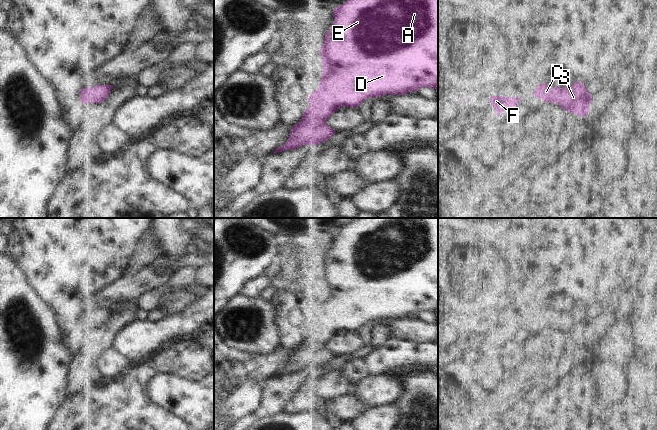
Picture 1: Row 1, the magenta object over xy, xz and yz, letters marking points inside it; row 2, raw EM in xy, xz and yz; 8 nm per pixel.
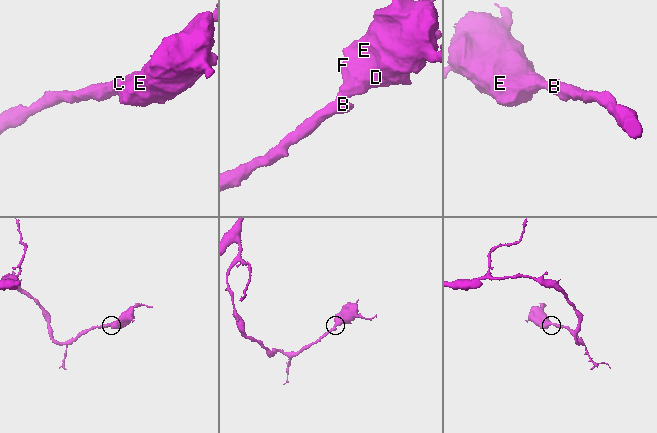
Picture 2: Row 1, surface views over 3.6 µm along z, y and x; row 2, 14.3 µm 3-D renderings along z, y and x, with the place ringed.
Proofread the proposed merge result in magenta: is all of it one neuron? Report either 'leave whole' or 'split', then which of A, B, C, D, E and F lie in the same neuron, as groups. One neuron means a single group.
leave whole; groups A B C D E F

